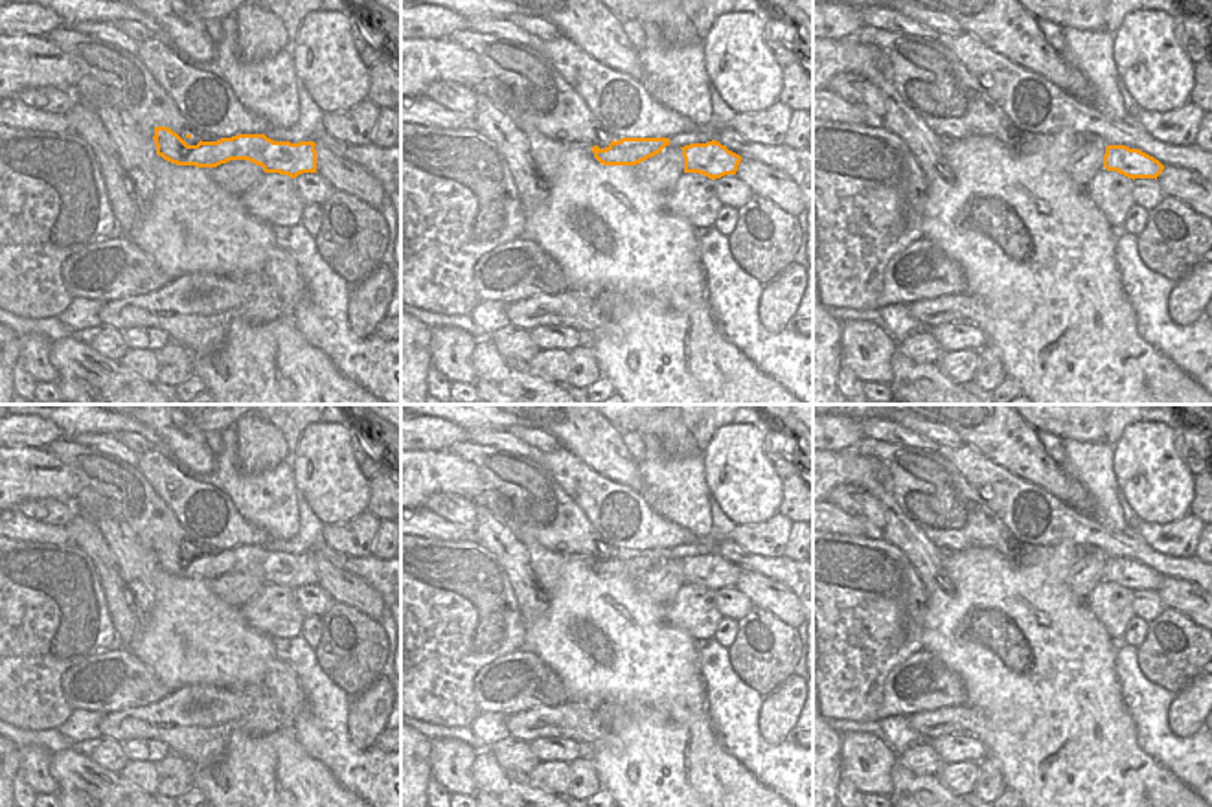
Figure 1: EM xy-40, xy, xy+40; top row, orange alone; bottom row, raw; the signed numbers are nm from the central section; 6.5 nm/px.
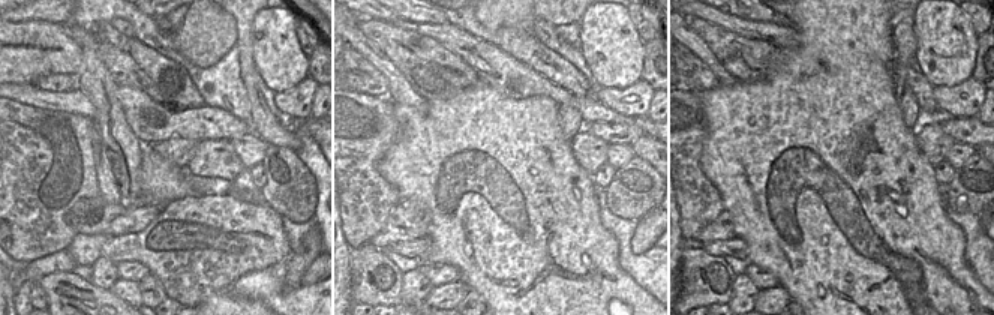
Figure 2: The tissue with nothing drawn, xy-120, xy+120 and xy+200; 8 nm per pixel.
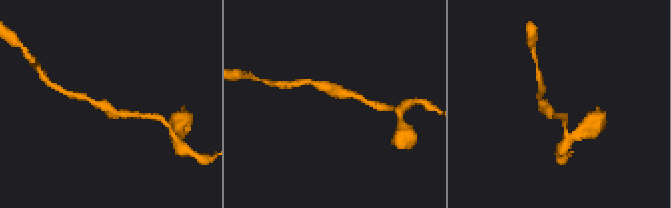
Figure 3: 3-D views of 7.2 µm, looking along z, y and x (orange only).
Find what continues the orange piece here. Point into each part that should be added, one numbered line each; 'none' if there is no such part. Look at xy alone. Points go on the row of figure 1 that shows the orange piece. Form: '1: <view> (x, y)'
none

